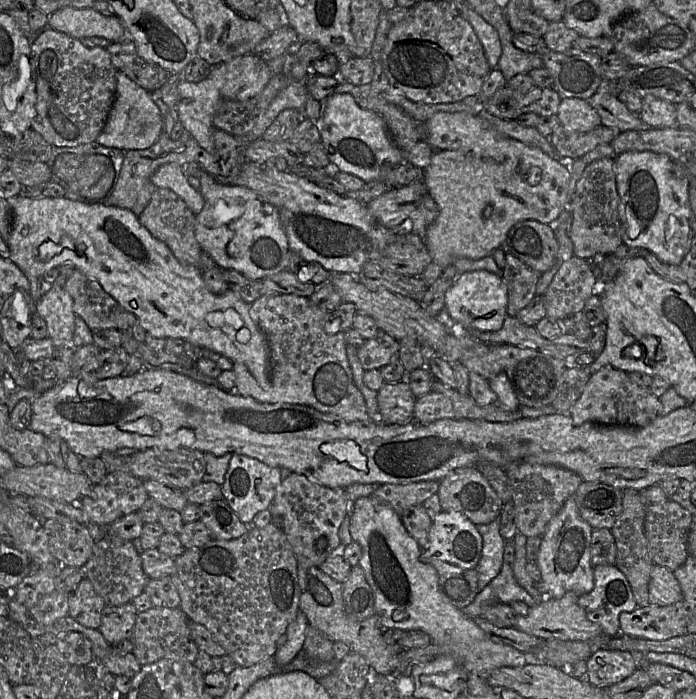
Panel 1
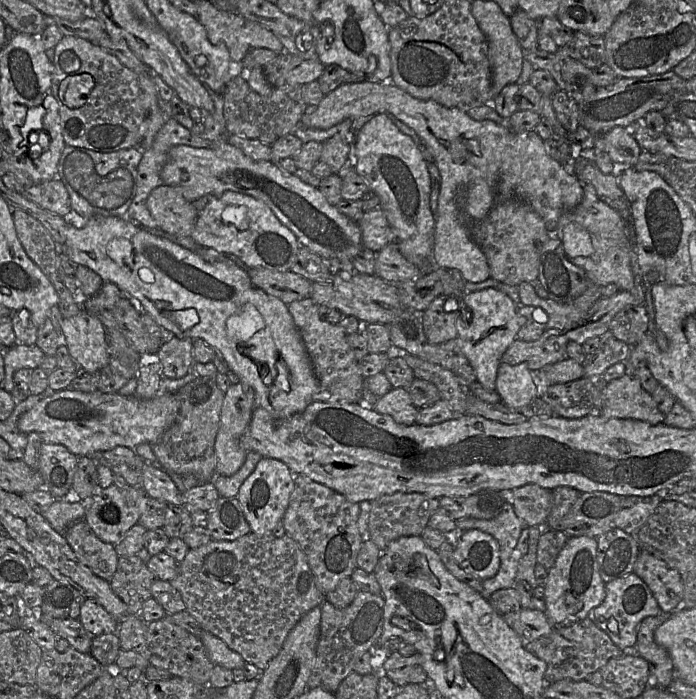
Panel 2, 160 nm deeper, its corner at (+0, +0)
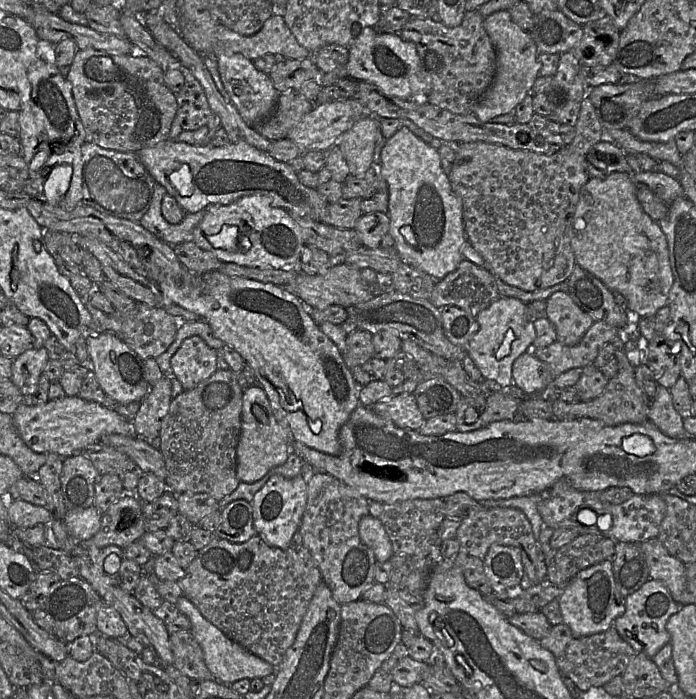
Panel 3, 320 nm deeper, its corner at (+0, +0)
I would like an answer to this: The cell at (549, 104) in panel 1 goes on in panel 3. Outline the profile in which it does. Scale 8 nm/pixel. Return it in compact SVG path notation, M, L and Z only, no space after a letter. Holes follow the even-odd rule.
M587 95L580 102L574 127L573 141L551 155L486 142L456 145L457 153L448 177L453 192L462 202L467 242L483 258L485 269L495 278L524 291L546 289L565 282L577 264L568 237L568 218L579 200L581 188L590 179L586 171L586 155L601 141L603 133Z

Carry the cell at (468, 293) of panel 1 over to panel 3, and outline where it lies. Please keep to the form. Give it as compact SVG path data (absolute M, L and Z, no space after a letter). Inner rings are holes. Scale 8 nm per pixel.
M500 297L485 309L479 311L475 318L478 322L479 329L464 349L481 372L484 380L494 382L499 388L510 388L513 385L513 362L520 355L532 350L532 343L536 335L527 304L516 298Z

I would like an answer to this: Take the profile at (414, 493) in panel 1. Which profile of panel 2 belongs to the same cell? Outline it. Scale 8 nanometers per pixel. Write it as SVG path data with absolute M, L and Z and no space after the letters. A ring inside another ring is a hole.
M396 492L371 502L368 520L368 538L381 550L402 537L421 536L432 514L440 507L439 499L421 493Z

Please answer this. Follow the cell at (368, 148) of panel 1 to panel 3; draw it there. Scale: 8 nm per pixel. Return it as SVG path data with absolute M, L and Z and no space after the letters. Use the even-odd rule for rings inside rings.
M404 127L389 139L383 139L375 165L378 167L379 176L388 185L387 215L390 222L390 234L394 239L394 248L403 262L429 275L435 281L455 271L463 260L462 247L467 243L463 206L451 188L448 175L442 169L439 152Z

